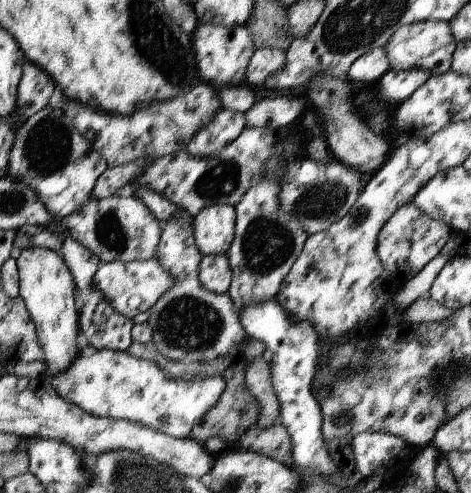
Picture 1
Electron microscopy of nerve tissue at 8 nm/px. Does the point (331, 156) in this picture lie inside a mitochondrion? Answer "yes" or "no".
no

